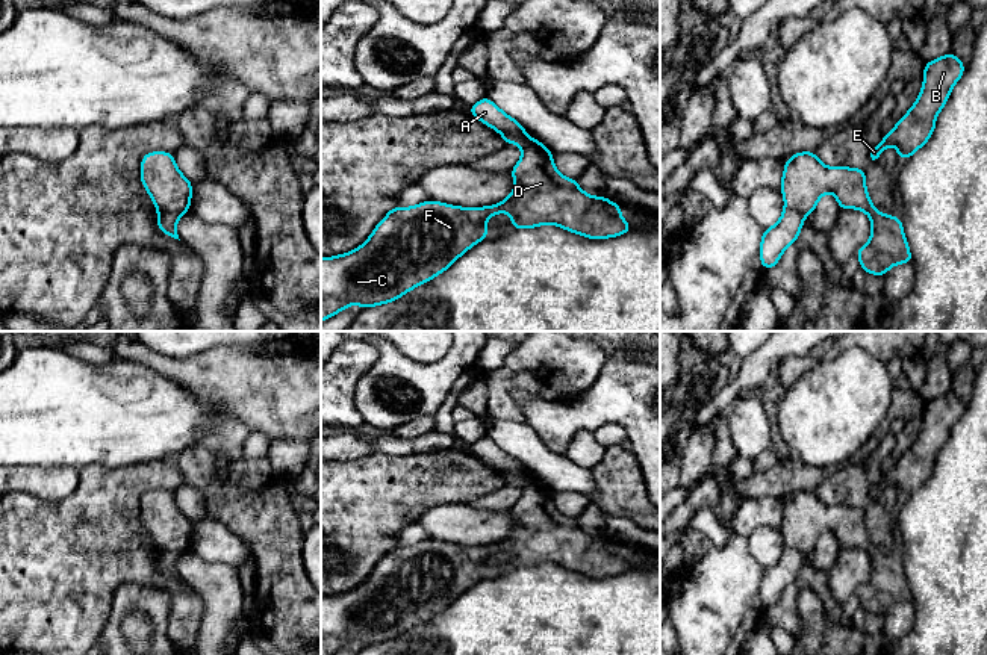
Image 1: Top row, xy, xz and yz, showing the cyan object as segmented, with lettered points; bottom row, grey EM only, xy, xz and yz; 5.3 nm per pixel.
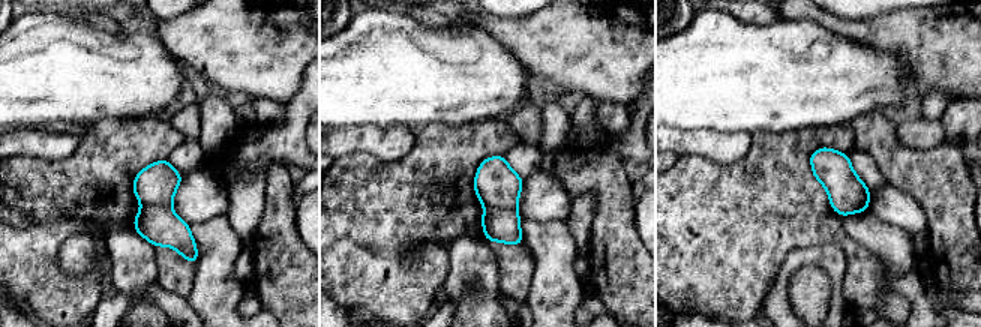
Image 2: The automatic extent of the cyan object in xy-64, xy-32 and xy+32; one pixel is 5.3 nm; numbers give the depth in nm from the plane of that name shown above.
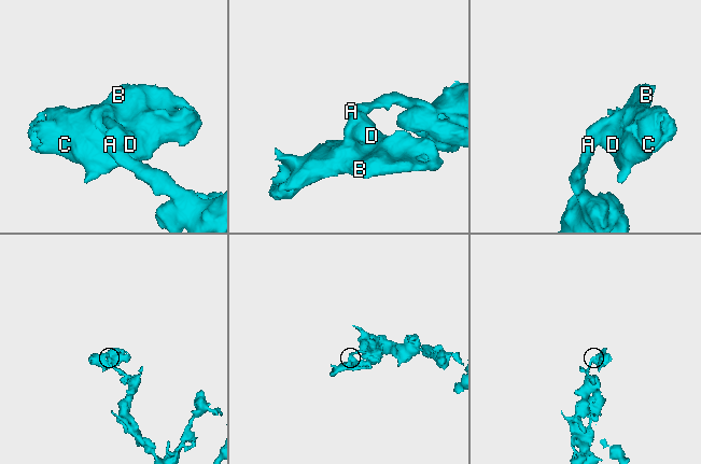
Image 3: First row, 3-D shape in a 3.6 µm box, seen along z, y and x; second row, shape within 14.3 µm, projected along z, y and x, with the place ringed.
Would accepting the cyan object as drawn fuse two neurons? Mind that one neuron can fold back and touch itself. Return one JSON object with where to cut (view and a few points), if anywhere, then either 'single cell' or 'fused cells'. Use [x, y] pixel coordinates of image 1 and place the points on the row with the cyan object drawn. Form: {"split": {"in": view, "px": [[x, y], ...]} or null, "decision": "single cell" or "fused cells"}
{"split": {"in": "xy", "px": [[158, 209], [180, 215]]}, "decision": "fused cells"}

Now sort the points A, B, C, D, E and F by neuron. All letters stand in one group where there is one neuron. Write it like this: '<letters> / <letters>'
A / B C D E F

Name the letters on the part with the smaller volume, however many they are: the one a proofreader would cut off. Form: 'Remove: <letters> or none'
Remove: B, C, D, E, F

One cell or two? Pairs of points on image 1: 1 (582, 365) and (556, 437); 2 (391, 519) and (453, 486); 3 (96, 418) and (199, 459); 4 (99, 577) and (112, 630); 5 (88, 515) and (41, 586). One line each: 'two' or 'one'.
1: two
2: one
3: two
4: two
5: one

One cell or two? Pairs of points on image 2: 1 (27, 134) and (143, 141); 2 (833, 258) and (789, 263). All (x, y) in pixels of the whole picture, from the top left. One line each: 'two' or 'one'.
1: two
2: one

